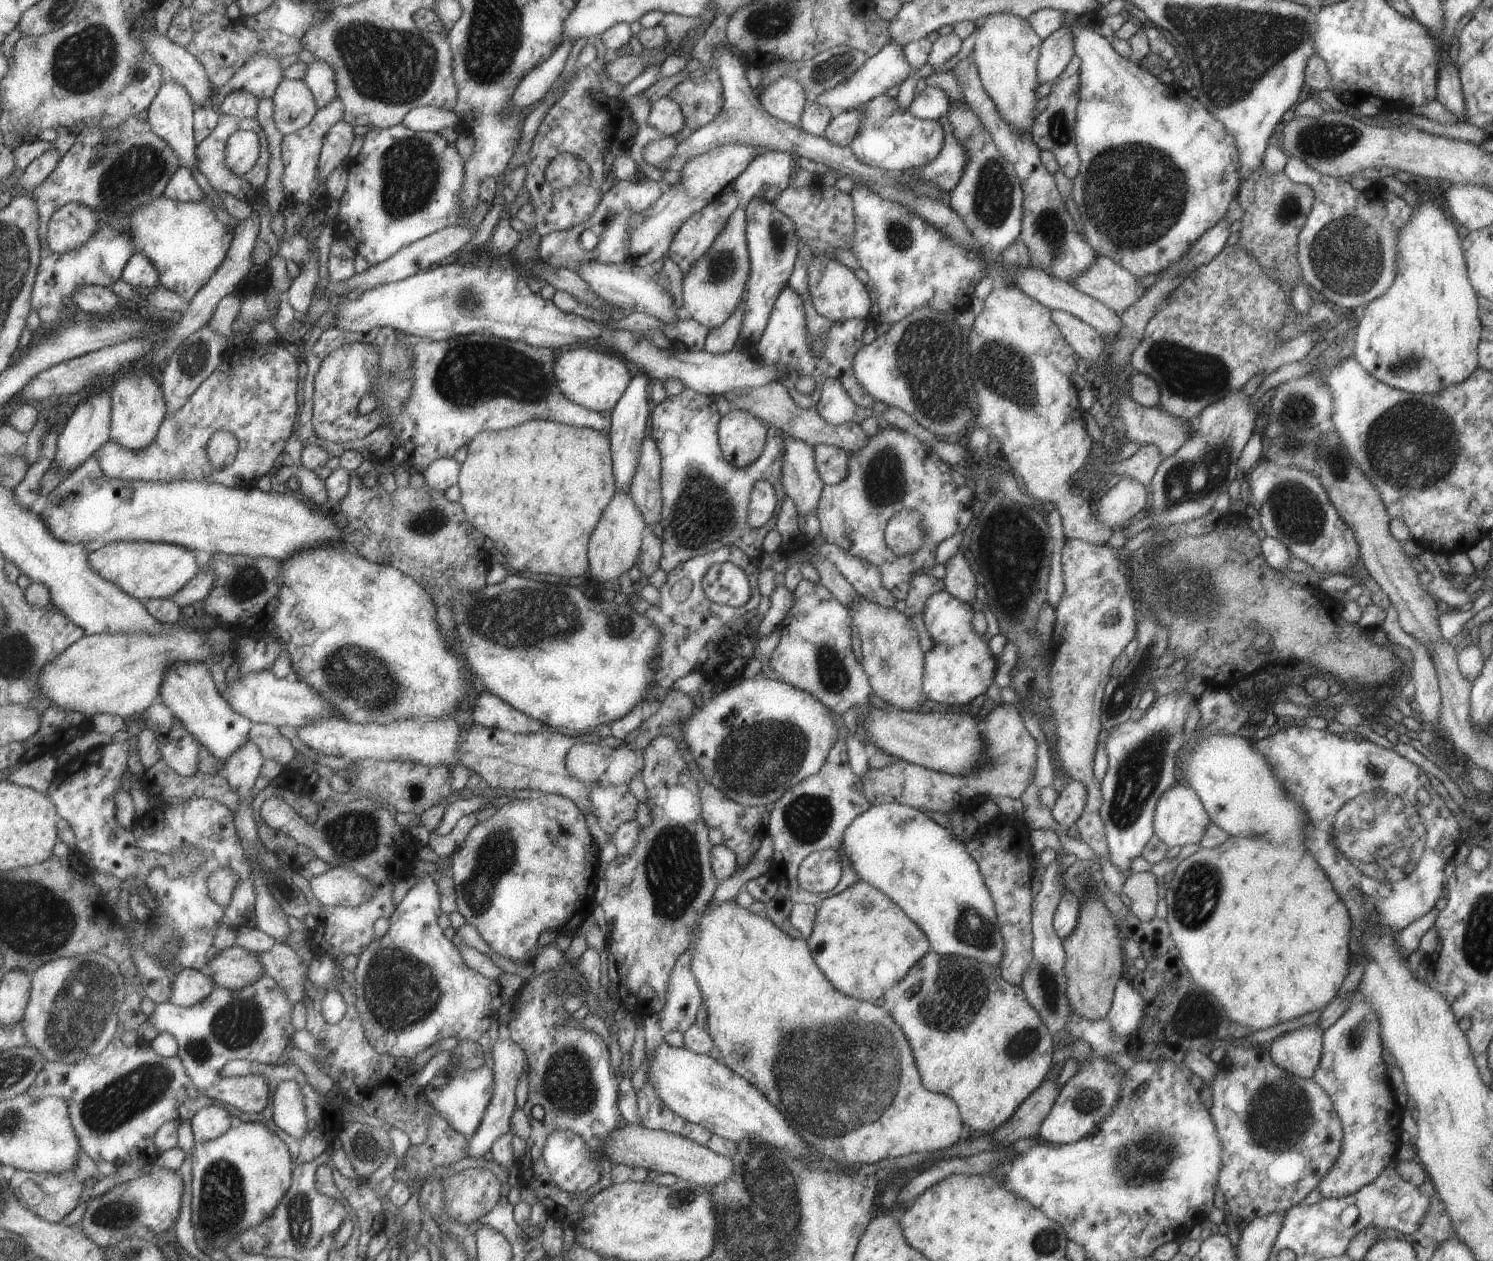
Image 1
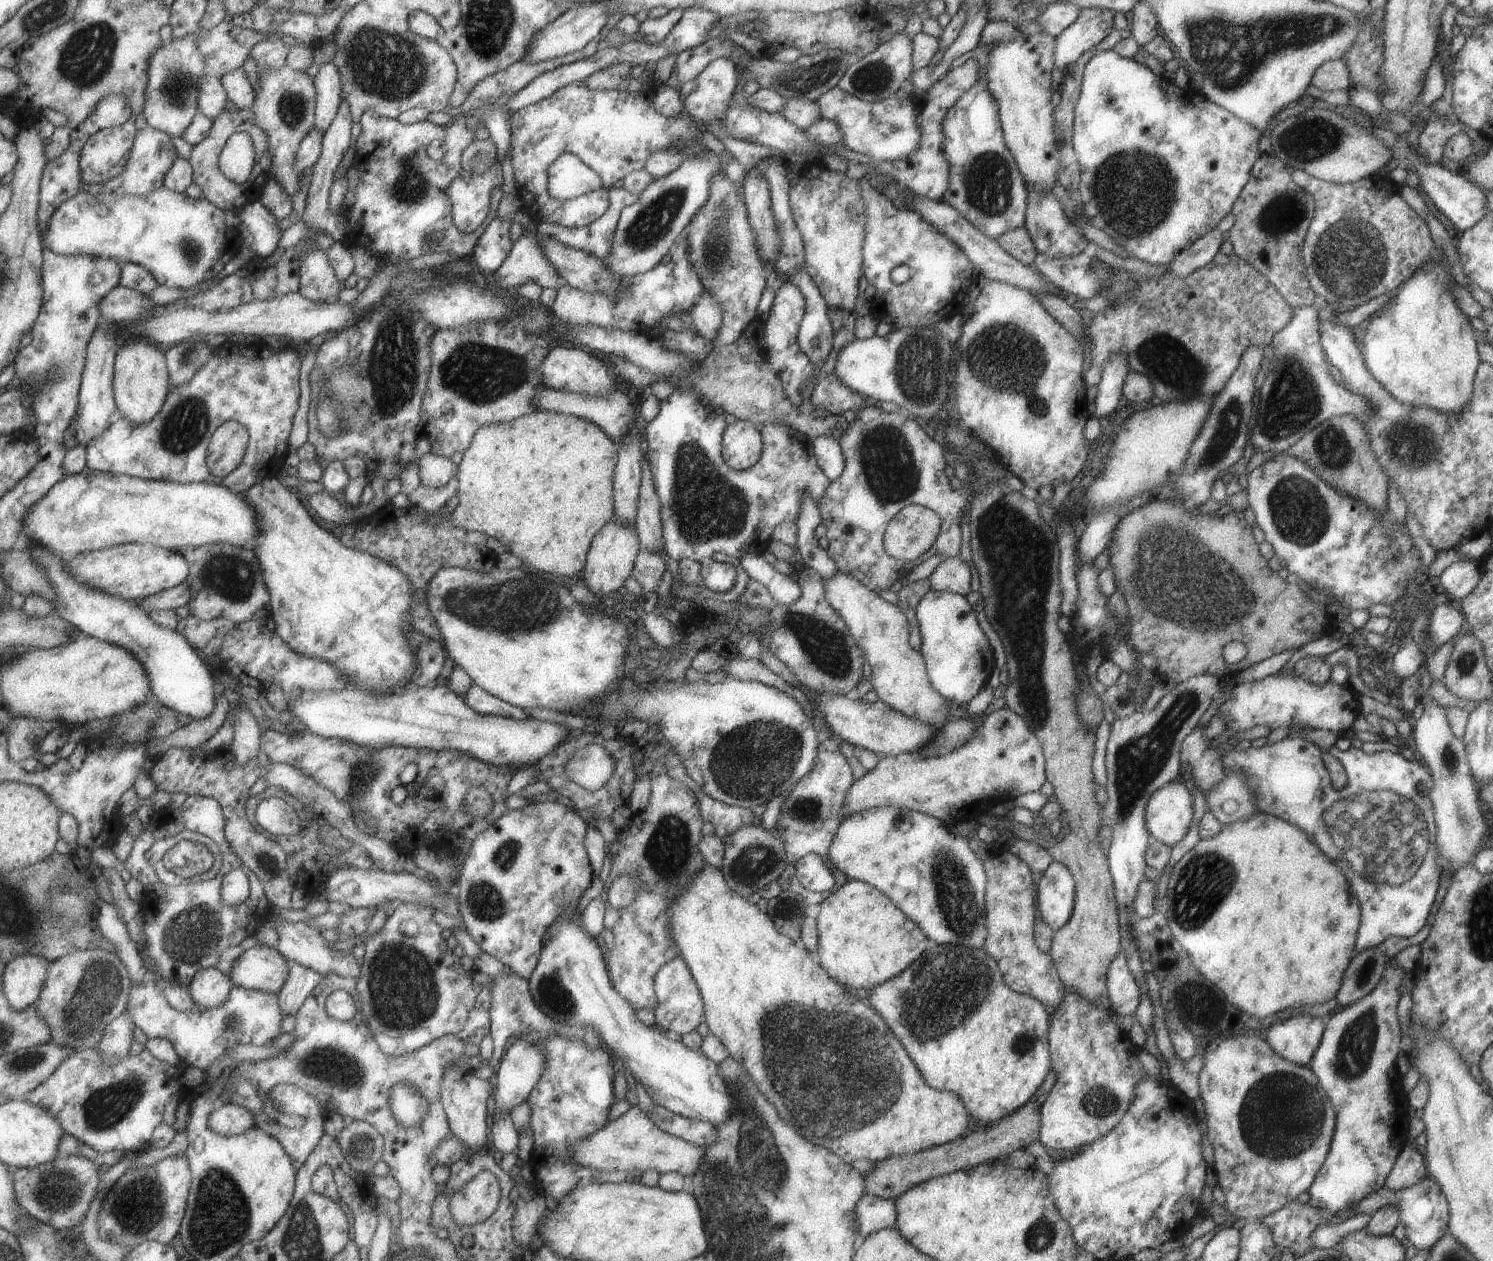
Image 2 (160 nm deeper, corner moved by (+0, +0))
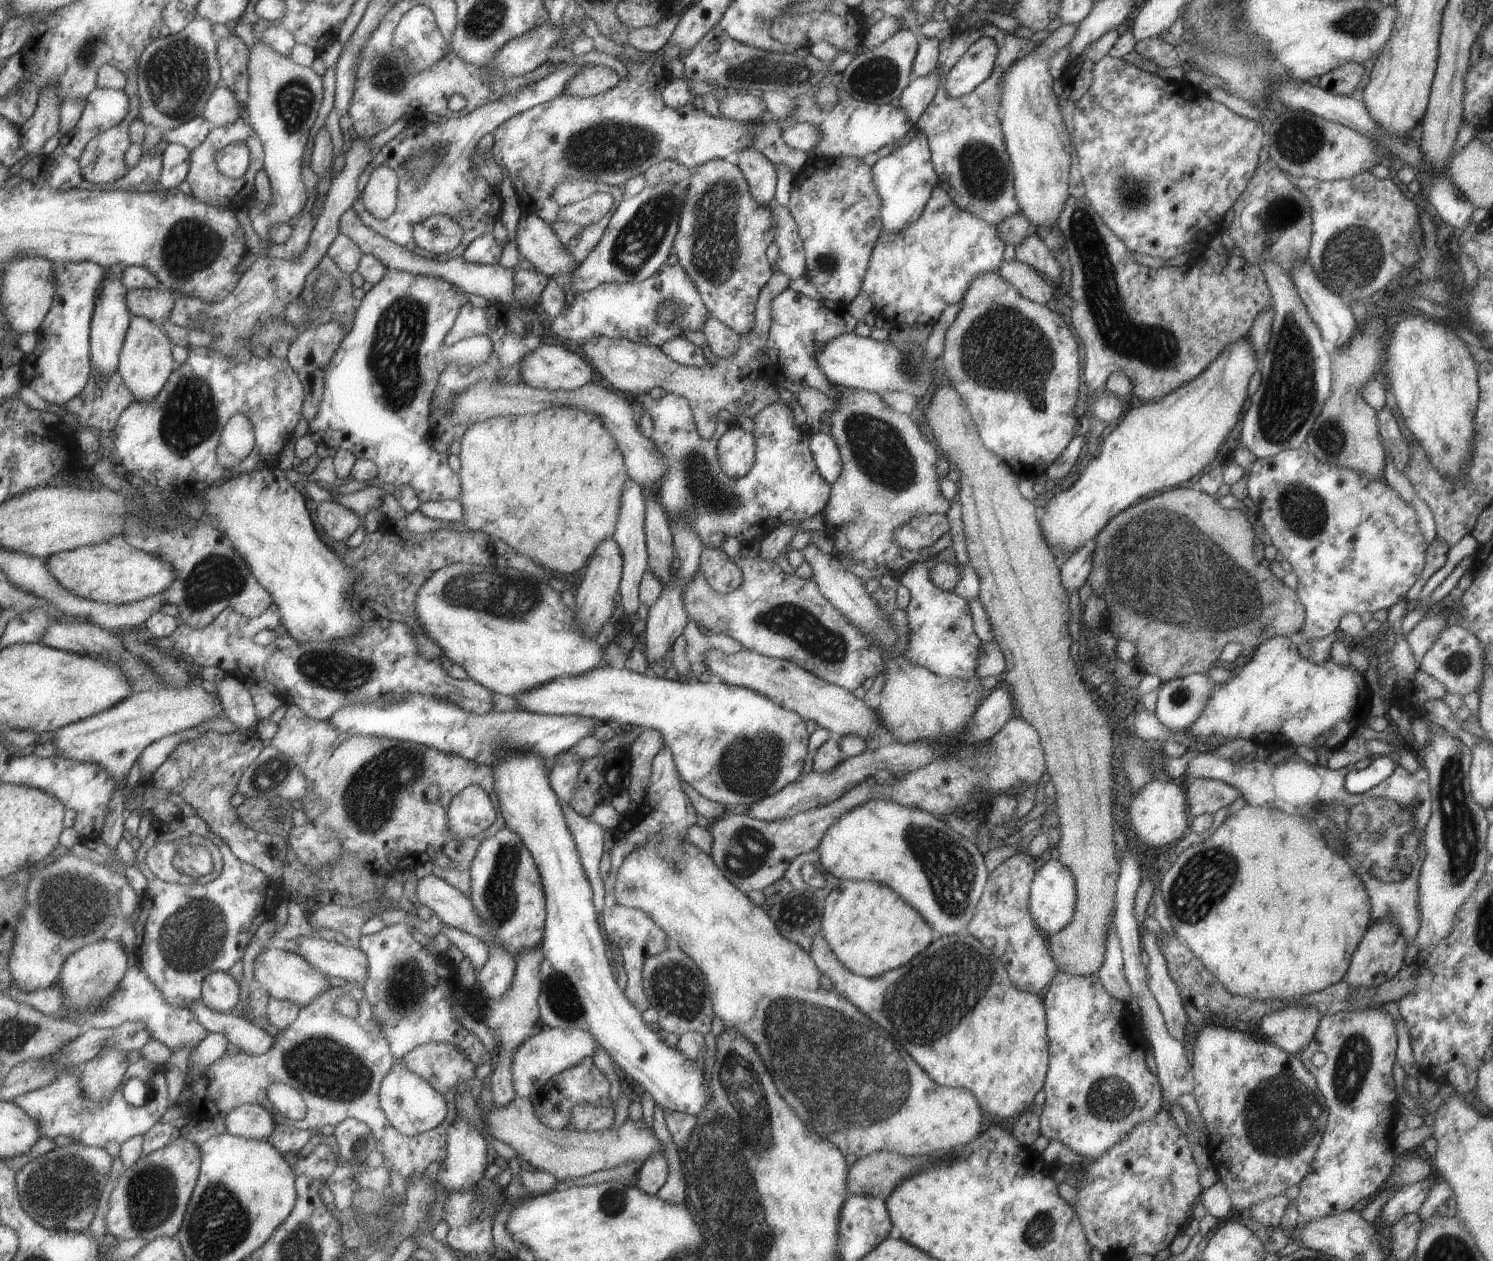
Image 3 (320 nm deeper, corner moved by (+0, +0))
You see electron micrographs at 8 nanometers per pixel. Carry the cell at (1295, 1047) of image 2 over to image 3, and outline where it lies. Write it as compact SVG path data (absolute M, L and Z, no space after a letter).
M1247 804L1245 808L1240 808L1235 814L1227 814L1225 819L1218 822L1202 842L1181 849L1178 856L1172 859L1171 864L1165 867L1164 874L1156 880L1156 886L1161 892L1175 936L1188 946L1189 950L1203 963L1203 966L1231 994L1251 998L1251 1000L1273 1000L1276 998L1277 1000L1285 1000L1285 998L1291 999L1292 997L1302 1000L1298 1005L1285 1006L1277 1011L1271 1011L1269 1014L1263 1015L1259 1021L1259 1026L1269 1041L1289 1054L1297 1054L1300 1048L1313 1038L1317 1023L1322 1017L1313 1005L1306 1004L1303 1000L1312 992L1320 991L1345 978L1350 965L1350 956L1355 952L1363 933L1371 923L1367 891L1361 884L1361 880L1353 874L1347 860L1325 844L1317 824L1311 818L1287 816L1277 809L1269 808L1261 808L1261 812L1255 812L1255 808Z

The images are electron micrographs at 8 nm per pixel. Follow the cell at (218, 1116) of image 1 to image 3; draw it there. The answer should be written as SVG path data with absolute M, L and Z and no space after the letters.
M240 1104L223 1118L226 1132L246 1139L266 1140L276 1125L272 1114L258 1104Z

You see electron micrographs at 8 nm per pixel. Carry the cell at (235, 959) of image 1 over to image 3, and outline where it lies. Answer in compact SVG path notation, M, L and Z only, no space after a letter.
M271 943L257 956L253 966L254 984L261 986L270 998L288 1000L297 1003L299 1008L308 1005L316 996L328 989L328 977L319 969L295 953L277 948Z

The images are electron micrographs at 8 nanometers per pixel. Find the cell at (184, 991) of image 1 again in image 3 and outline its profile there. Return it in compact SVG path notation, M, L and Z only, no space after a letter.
M212 972L202 980L200 1000L215 1012L229 1013L239 1000L238 984L229 973Z

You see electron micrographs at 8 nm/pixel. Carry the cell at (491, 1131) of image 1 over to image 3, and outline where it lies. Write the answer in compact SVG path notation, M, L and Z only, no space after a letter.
M555 1028L550 1030L537 1030L533 1036L525 1039L513 1053L512 1058L512 1085L517 1097L536 1096L547 1079L560 1073L567 1067L579 1064L584 1058L595 1054L599 1048L595 1037L587 1030L574 1028Z

